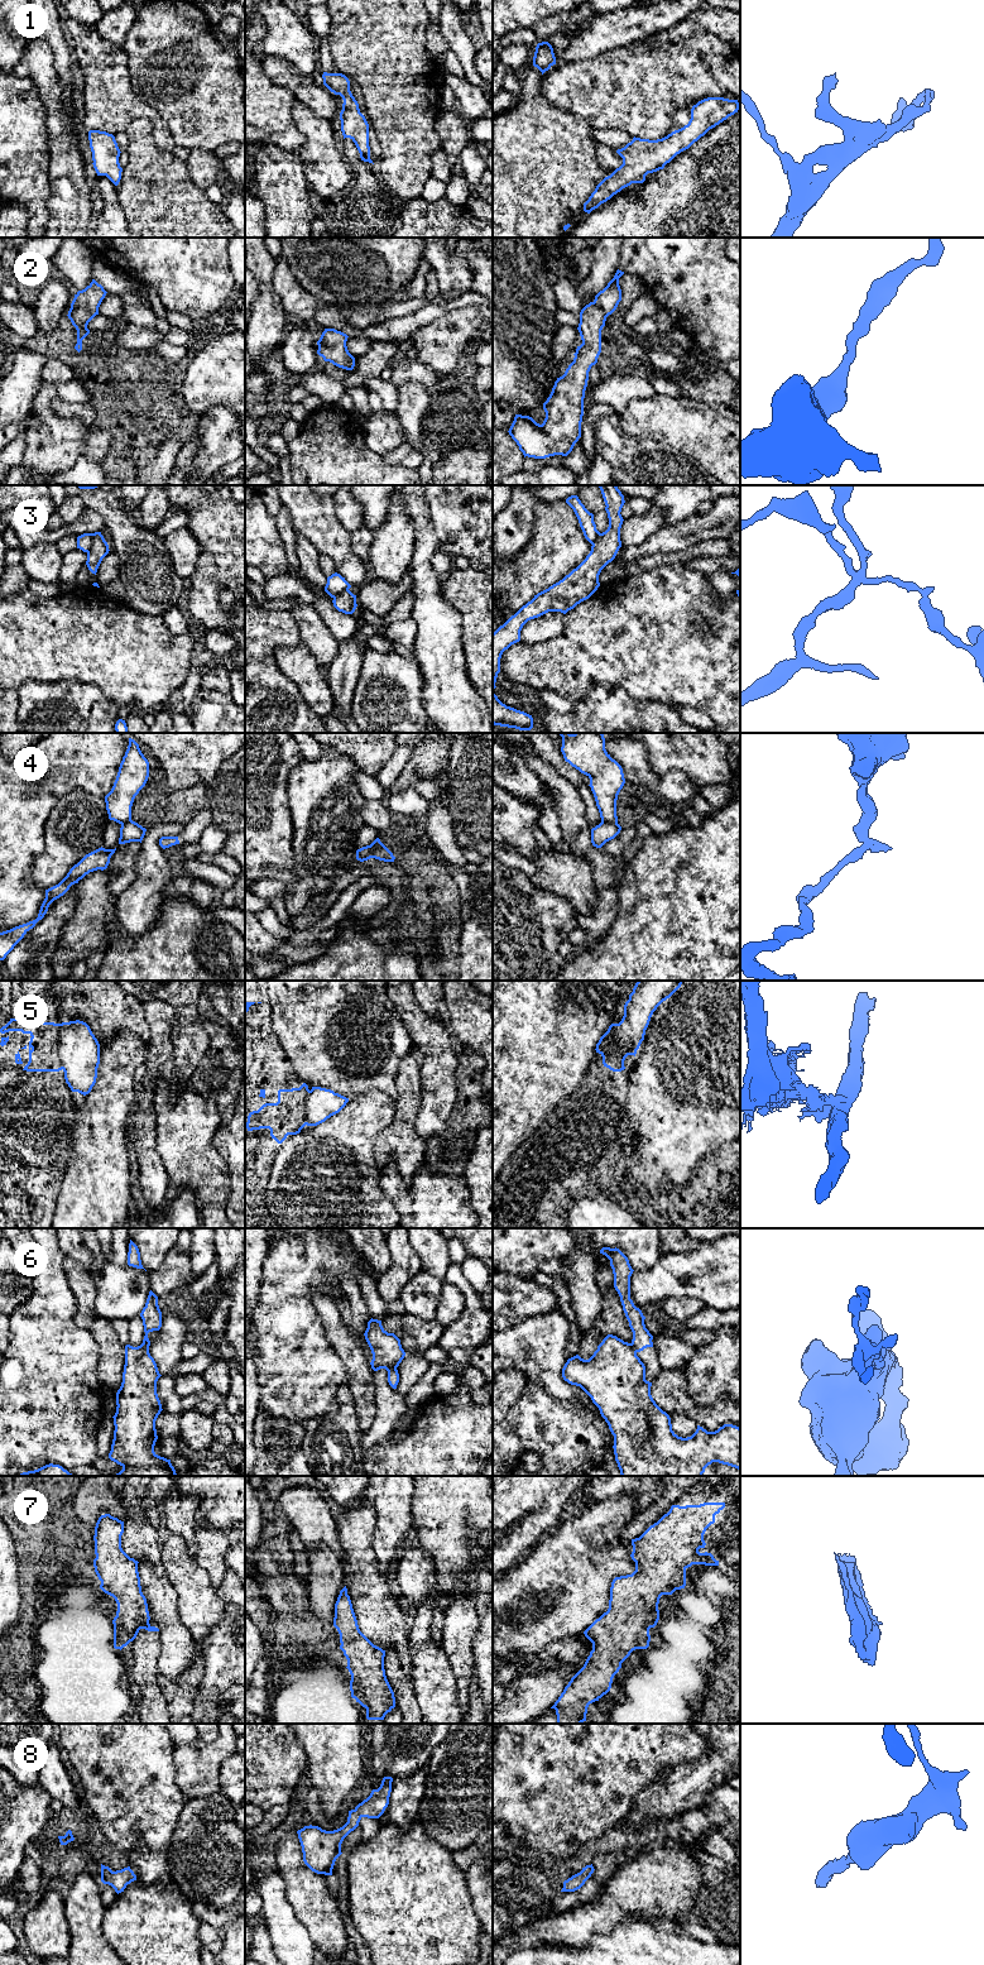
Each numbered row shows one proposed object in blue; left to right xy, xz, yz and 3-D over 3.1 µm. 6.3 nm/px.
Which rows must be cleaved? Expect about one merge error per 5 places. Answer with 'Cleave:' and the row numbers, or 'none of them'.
Cleave: 3, 4, 5, 6

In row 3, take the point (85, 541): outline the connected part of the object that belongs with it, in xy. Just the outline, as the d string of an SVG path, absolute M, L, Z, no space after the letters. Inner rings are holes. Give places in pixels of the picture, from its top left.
M101 532L83 533L83 535L78 536L77 537L77 548L82 550L83 552L88 552L93 543L95 536L99 533L101 533Z

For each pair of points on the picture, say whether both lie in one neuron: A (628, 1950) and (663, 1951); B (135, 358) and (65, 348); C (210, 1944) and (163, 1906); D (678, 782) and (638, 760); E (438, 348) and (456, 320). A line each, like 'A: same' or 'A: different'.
A: same
B: same
C: different
D: same
E: same

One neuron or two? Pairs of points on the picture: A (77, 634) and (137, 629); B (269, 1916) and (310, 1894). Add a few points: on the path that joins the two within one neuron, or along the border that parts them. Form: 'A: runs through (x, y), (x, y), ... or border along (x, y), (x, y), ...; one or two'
A: runs through (92, 634), (121, 634); one
B: border along (282, 1875), (286, 1898), (294, 1916), (306, 1930); two

